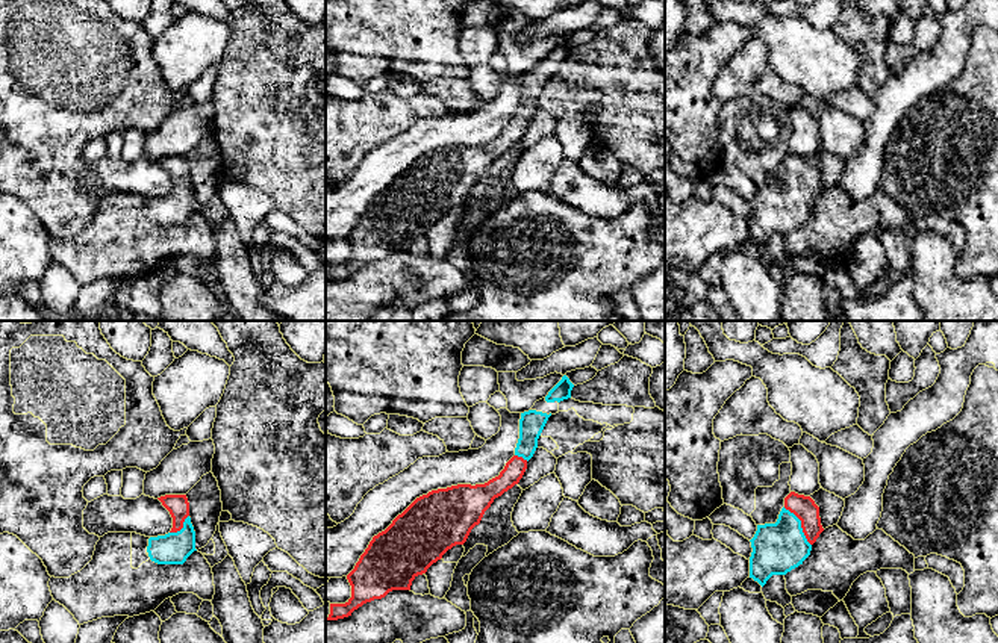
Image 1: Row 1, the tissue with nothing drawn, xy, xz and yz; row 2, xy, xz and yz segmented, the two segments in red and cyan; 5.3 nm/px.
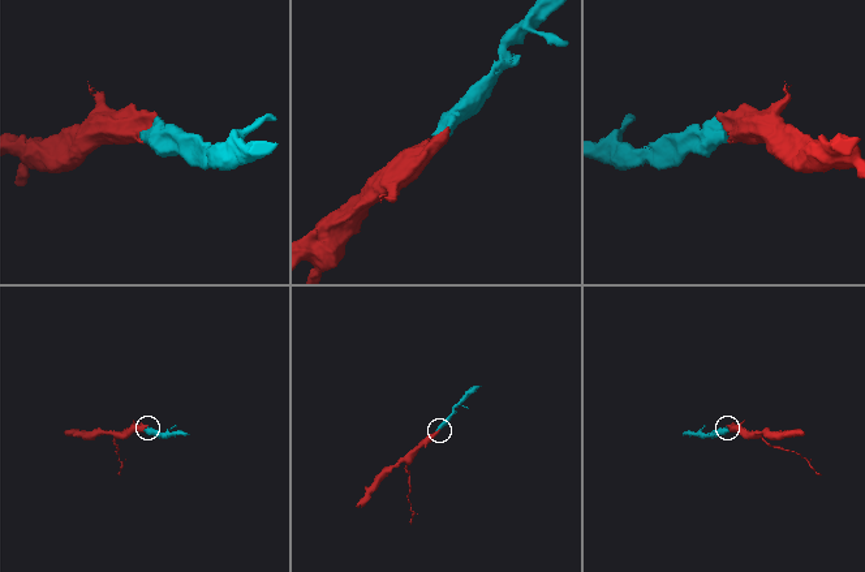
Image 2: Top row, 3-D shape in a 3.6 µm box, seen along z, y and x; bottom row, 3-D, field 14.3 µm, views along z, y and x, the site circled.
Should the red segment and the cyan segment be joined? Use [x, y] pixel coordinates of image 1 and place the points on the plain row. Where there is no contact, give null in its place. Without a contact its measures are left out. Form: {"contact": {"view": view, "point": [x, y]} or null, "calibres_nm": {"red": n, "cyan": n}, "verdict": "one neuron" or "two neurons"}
{"contact": {"view": "yz", "point": [801, 186]}, "calibres_nm": {"red": 120, "cyan": 280}, "verdict": "one neuron"}

